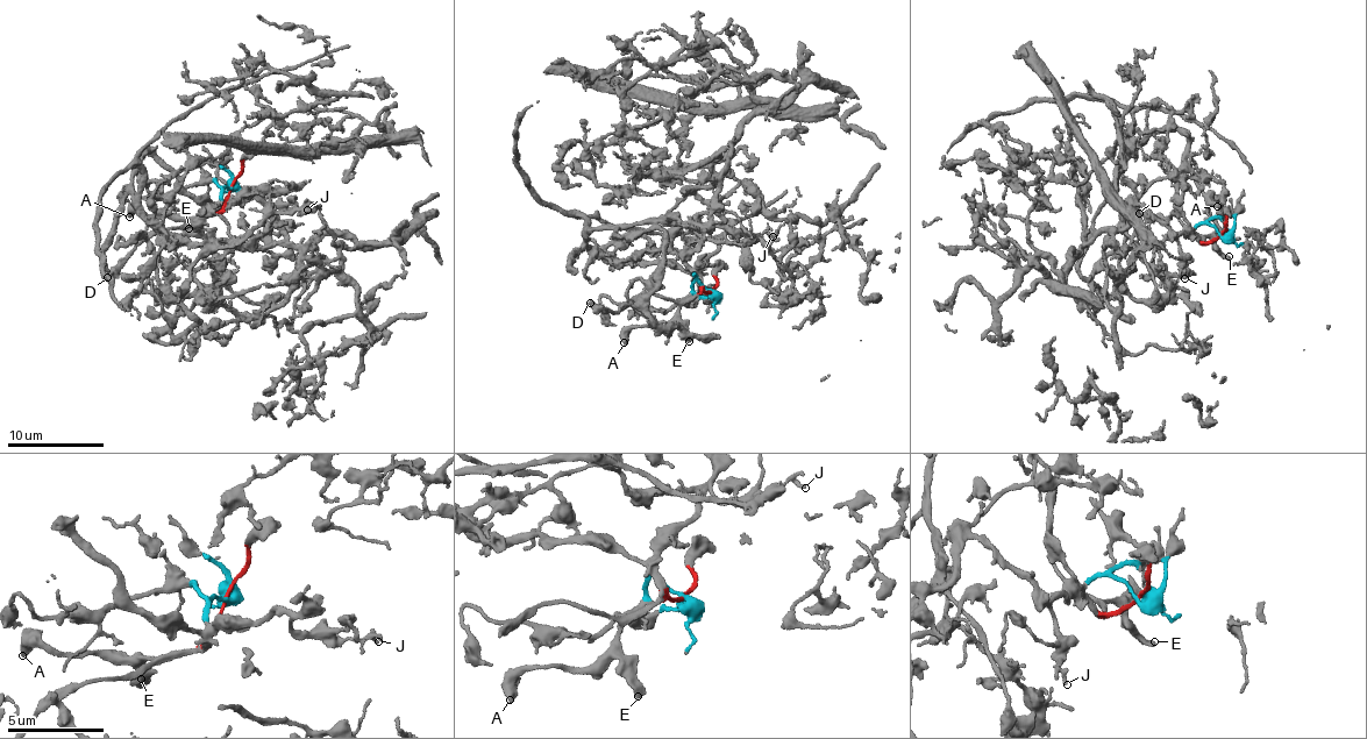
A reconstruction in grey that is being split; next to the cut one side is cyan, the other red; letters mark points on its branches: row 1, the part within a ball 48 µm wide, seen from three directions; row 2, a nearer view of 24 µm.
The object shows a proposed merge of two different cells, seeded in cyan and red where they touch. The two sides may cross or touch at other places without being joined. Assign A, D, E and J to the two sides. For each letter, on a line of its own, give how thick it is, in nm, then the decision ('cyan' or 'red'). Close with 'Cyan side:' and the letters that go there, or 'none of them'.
A: 420 nm | red
D: 400 nm | red
E: 360 nm | red
J: 160 nm | cyan
Cyan side: J

